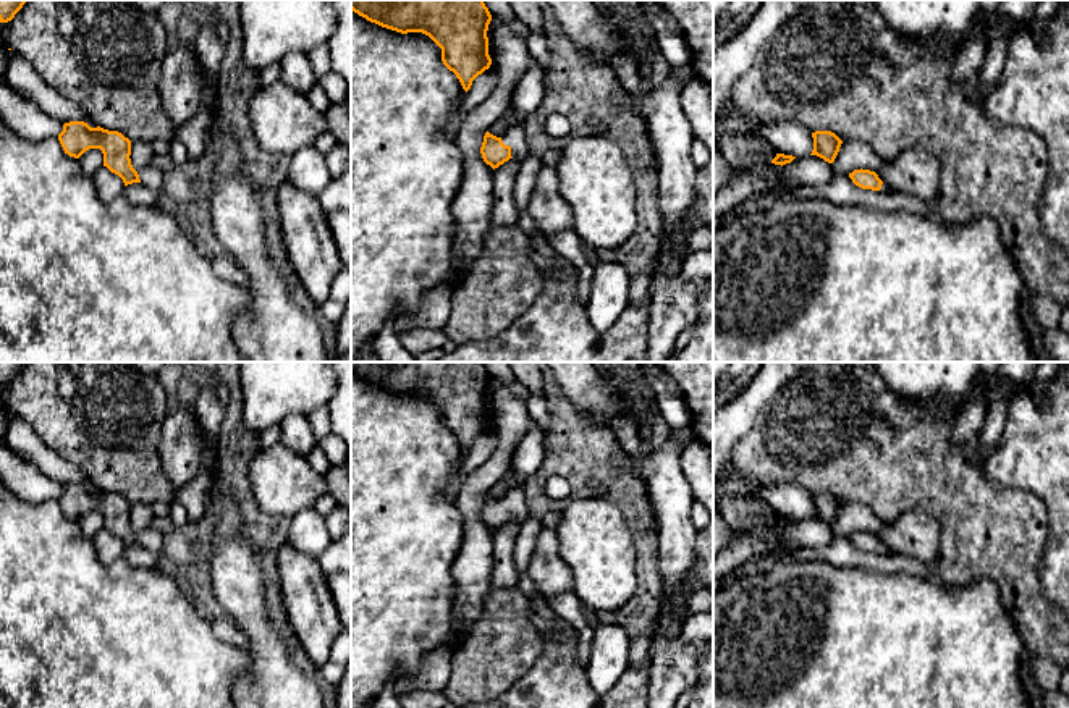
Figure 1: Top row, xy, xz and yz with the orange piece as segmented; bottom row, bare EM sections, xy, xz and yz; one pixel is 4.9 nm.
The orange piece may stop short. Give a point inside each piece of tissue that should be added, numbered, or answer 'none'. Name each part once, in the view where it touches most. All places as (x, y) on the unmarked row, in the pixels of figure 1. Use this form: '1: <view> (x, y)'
1: xz (515, 500)

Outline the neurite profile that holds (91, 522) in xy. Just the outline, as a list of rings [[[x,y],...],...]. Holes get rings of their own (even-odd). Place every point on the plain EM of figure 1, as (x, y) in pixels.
[[[89,511],[79,519],[79,529],[82,535],[91,540],[102,527],[104,527],[104,516],[100,511]]]

